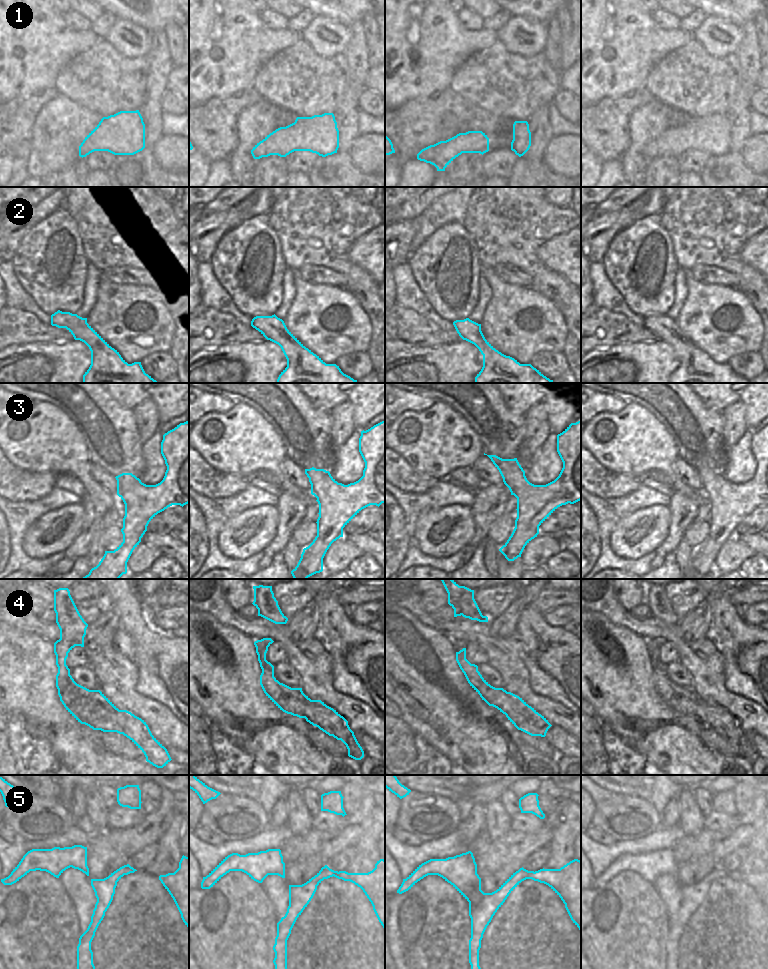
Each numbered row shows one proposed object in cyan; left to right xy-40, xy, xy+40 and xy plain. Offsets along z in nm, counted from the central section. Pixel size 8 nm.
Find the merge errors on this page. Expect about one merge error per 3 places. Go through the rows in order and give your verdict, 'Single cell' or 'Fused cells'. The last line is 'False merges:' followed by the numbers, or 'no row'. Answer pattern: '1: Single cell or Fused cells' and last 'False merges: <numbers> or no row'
1: Single cell
2: Single cell
3: Single cell
4: Fused cells
5: Fused cells
False merges: 4, 5

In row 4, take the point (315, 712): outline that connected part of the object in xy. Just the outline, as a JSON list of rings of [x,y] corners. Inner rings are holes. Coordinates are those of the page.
[[[263,638],[254,642],[262,669],[260,685],[266,696],[283,712],[305,718],[307,722],[329,736],[341,740],[348,749],[348,756],[355,760],[361,760],[364,757],[364,751],[343,716],[321,700],[311,700],[305,694],[301,698],[289,696],[279,686],[280,682],[274,677],[274,672],[264,669],[266,653],[273,642],[271,638]]]

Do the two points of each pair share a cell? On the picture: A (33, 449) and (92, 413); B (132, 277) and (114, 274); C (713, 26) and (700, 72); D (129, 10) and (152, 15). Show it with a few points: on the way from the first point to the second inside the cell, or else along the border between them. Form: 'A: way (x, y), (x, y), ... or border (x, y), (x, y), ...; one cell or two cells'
A: border (58, 408), (76, 426), (86, 445); two cells
B: way (128, 277), (118, 276); one cell
C: border (693, 38), (712, 56), (729, 55); two cells
D: way (135, 11), (141, 15), (146, 15); one cell

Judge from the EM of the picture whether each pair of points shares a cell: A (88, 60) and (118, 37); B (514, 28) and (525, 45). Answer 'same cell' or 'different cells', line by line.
A: different cells
B: same cell

